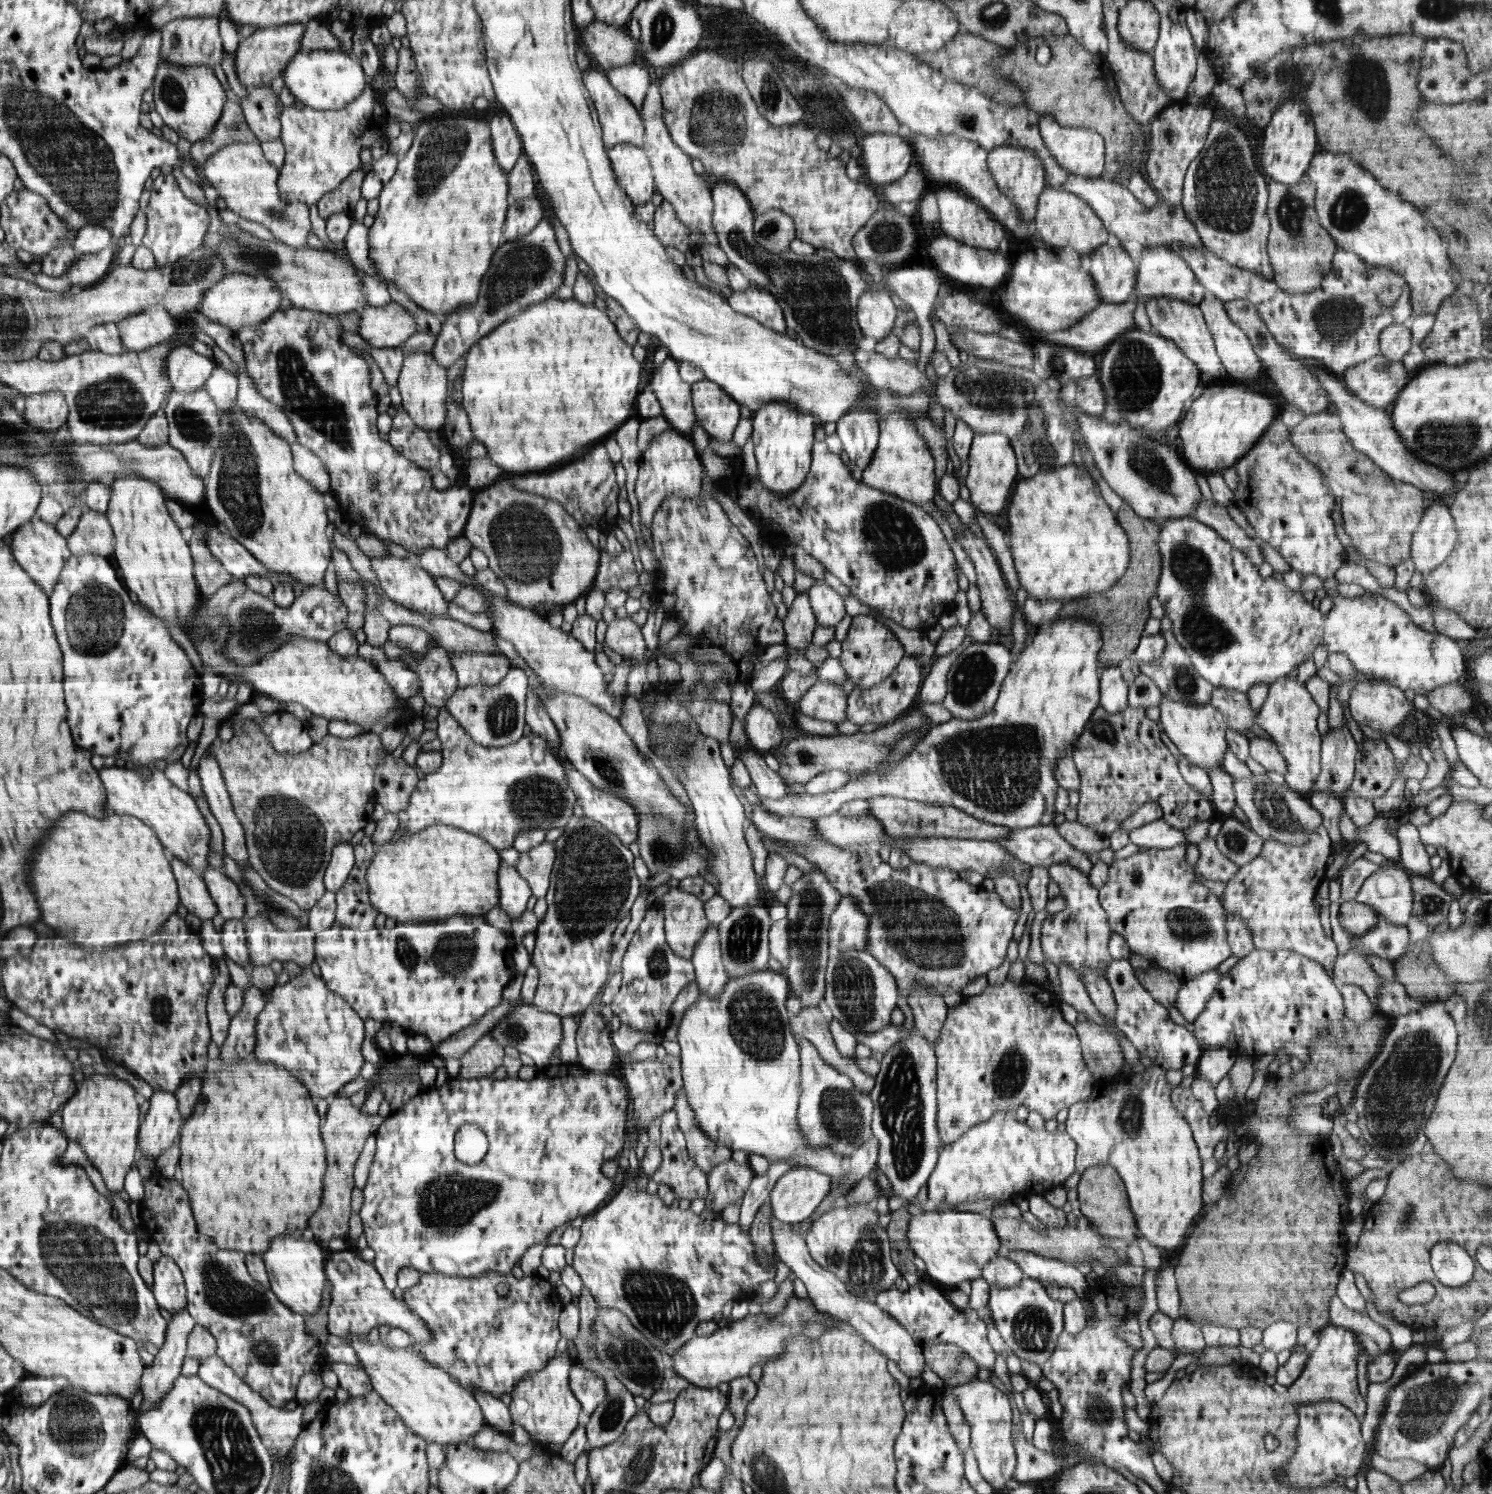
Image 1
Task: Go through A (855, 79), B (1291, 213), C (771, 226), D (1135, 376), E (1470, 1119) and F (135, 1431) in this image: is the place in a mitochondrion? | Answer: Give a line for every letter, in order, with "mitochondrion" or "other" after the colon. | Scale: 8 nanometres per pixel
A: other
B: mitochondrion
C: mitochondrion
D: mitochondrion
E: other
F: other

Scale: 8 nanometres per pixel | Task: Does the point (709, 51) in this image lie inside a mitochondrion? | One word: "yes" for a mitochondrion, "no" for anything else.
no

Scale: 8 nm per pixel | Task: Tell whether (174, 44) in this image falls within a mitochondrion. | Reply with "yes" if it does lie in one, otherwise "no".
yes

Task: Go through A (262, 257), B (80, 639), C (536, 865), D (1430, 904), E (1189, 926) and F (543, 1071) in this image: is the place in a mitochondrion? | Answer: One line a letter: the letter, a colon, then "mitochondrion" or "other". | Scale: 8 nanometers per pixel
A: mitochondrion
B: mitochondrion
C: mitochondrion
D: mitochondrion
E: mitochondrion
F: other

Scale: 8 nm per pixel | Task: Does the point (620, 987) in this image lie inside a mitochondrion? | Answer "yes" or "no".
no

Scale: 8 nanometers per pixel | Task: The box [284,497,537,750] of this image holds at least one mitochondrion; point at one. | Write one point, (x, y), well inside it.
(501, 714)

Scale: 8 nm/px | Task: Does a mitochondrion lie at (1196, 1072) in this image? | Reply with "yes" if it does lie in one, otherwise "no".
no

